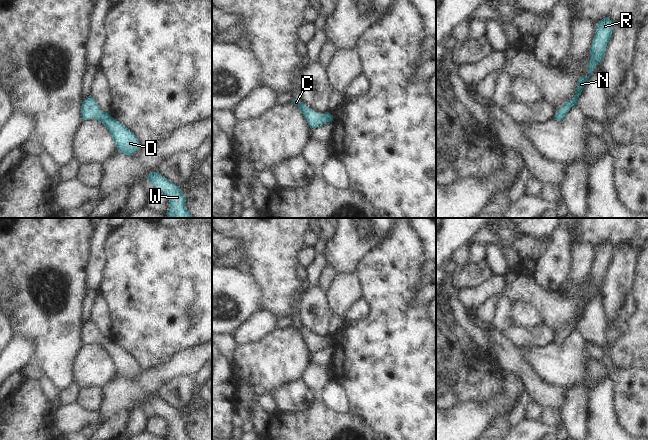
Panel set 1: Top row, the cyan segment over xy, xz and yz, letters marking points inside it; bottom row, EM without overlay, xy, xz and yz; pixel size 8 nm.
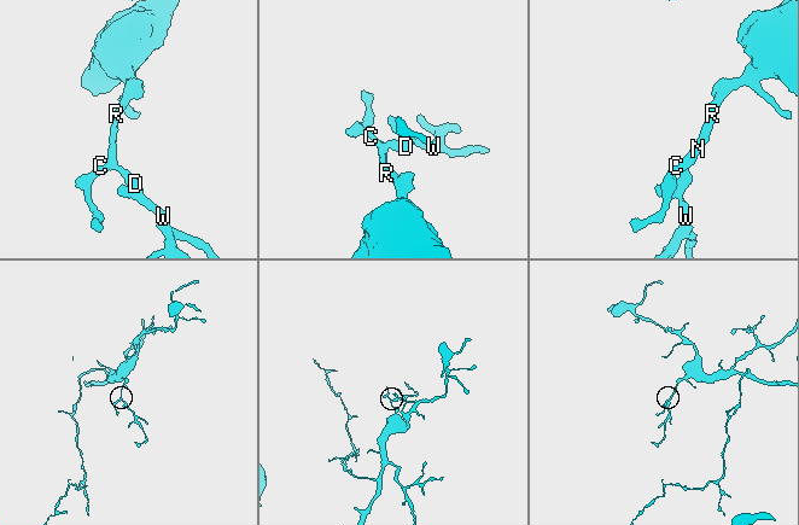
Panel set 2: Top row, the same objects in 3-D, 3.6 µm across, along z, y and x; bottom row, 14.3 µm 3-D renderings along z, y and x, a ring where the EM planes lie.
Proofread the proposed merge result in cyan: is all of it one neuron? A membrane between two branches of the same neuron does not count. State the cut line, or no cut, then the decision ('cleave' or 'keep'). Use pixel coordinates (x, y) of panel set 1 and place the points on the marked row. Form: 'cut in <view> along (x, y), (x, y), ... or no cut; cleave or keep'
no cut; keep

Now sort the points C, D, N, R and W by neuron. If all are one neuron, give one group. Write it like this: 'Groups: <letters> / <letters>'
Groups: C D N R W

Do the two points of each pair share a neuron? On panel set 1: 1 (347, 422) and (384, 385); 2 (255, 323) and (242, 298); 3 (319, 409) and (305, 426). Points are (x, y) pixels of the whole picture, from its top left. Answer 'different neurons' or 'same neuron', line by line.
1: different neurons
2: different neurons
3: same neuron

